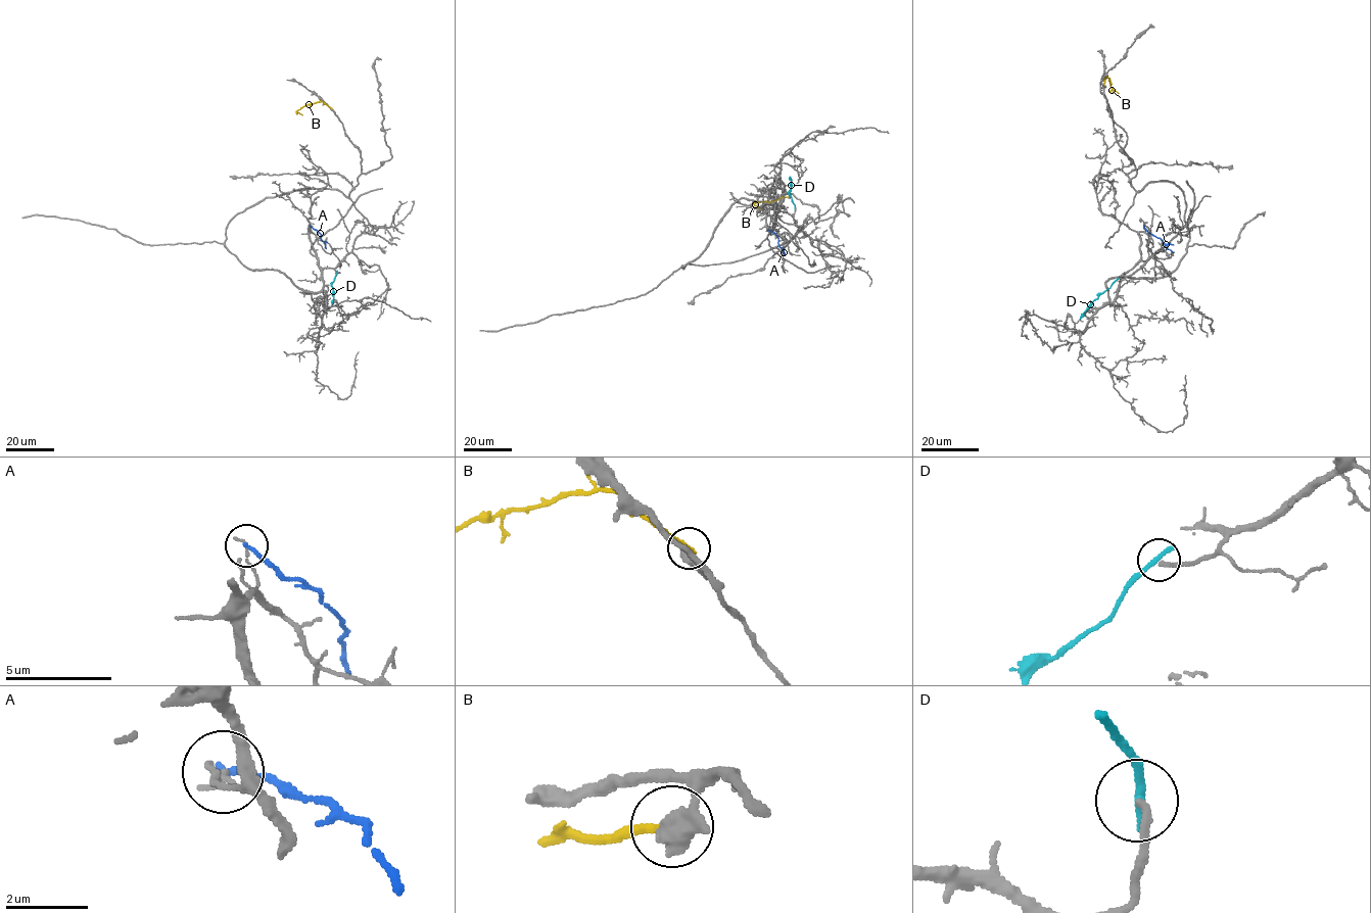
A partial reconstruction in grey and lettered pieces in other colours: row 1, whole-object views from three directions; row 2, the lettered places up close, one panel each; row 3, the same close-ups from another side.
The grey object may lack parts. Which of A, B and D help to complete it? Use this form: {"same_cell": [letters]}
{"same_cell": []}

